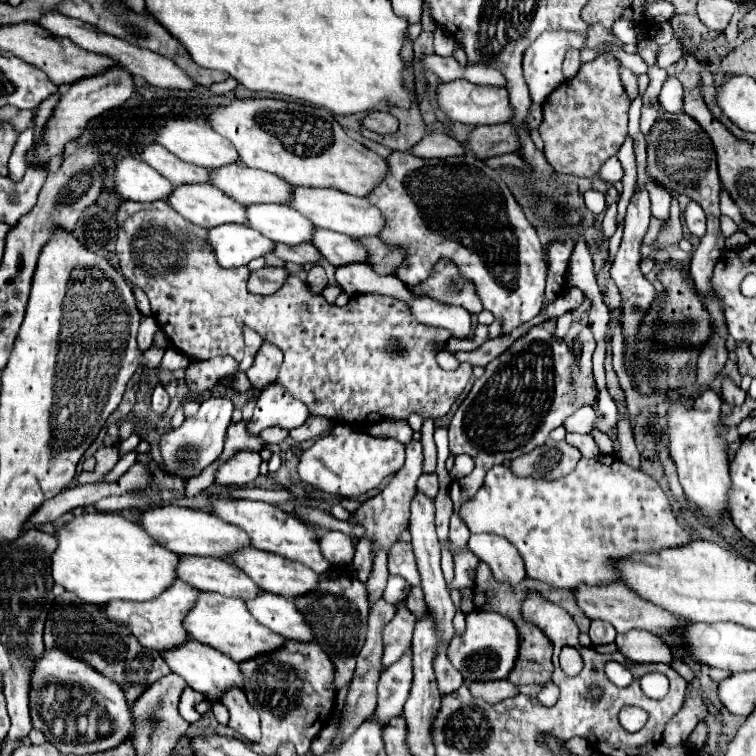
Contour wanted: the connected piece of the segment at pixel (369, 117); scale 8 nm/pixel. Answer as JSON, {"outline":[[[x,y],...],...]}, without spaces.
{"outline":[[[370,112],[364,116],[362,124],[378,134],[394,134],[398,130],[398,120],[390,112]]]}

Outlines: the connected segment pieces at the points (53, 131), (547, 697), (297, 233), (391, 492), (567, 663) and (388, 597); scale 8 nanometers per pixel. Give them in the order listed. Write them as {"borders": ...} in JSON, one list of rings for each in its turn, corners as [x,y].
{"borders":[[[[110,70],[104,72],[102,76],[92,76],[92,78],[84,78],[76,84],[72,84],[66,92],[60,90],[60,100],[48,120],[48,124],[42,130],[42,136],[34,142],[34,146],[28,150],[26,154],[26,164],[30,166],[48,166],[52,162],[52,158],[62,156],[64,148],[68,142],[74,142],[80,132],[84,132],[84,124],[88,124],[88,120],[104,114],[108,108],[118,108],[124,100],[128,100],[136,90],[134,78],[126,72],[126,70]]],[[[548,682],[548,684],[540,690],[540,694],[538,694],[536,698],[538,698],[540,704],[544,704],[544,706],[552,706],[552,704],[558,700],[558,694],[560,694],[558,686],[552,684],[552,682]]],[[[254,204],[248,206],[248,226],[274,242],[288,246],[312,242],[314,224],[290,206]]],[[[412,440],[406,444],[406,462],[396,472],[396,476],[390,480],[390,484],[374,498],[366,500],[358,510],[352,522],[366,528],[368,536],[374,536],[374,548],[384,546],[386,550],[398,540],[398,536],[406,530],[408,524],[408,512],[410,512],[410,500],[416,494],[416,480],[422,474],[422,444]]],[[[566,646],[562,652],[560,652],[560,666],[564,672],[570,672],[570,674],[578,674],[582,670],[582,658],[580,658],[580,652],[576,648],[570,648]]],[[[390,576],[387,581],[386,588],[383,593],[383,598],[390,604],[397,604],[398,602],[405,600],[410,589],[407,582],[400,576]]]]}

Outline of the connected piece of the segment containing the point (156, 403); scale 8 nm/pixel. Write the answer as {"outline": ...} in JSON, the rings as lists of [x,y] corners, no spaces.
{"outline":[[[158,384],[158,386],[154,388],[154,392],[152,392],[152,400],[150,400],[150,402],[152,402],[152,408],[154,408],[158,414],[164,414],[170,404],[170,397],[166,394],[166,390]]]}

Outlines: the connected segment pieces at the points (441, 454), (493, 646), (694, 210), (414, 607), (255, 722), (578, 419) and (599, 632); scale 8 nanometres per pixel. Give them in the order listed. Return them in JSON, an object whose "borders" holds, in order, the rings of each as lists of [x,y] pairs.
{"borders":[[[[436,428],[434,442],[438,448],[438,464],[444,464],[446,458],[450,456],[450,452],[448,452],[448,428]]],[[[474,610],[466,618],[466,636],[460,638],[460,644],[448,648],[448,658],[462,672],[464,680],[500,680],[508,678],[510,670],[514,668],[518,646],[520,636],[512,620],[498,612]]],[[[690,200],[686,210],[684,210],[684,220],[686,220],[686,226],[688,226],[690,234],[694,234],[698,238],[704,236],[704,232],[706,232],[706,216],[704,216],[704,210],[700,208],[700,204]]],[[[420,588],[410,590],[410,594],[408,594],[408,598],[406,598],[404,604],[416,616],[416,620],[420,620],[420,618],[426,616],[426,614],[422,614],[422,612],[426,612],[426,602],[424,602],[424,592]]],[[[232,688],[222,698],[222,704],[230,710],[230,722],[228,726],[234,728],[244,740],[258,744],[260,742],[260,718],[258,712],[248,704],[242,690]]],[[[582,406],[578,408],[572,416],[566,418],[564,422],[564,428],[568,432],[578,432],[578,434],[590,434],[592,432],[592,424],[596,420],[596,414],[590,406]]],[[[592,620],[590,638],[594,644],[612,644],[616,638],[616,630],[612,628],[612,624],[608,624],[604,620]]]]}

